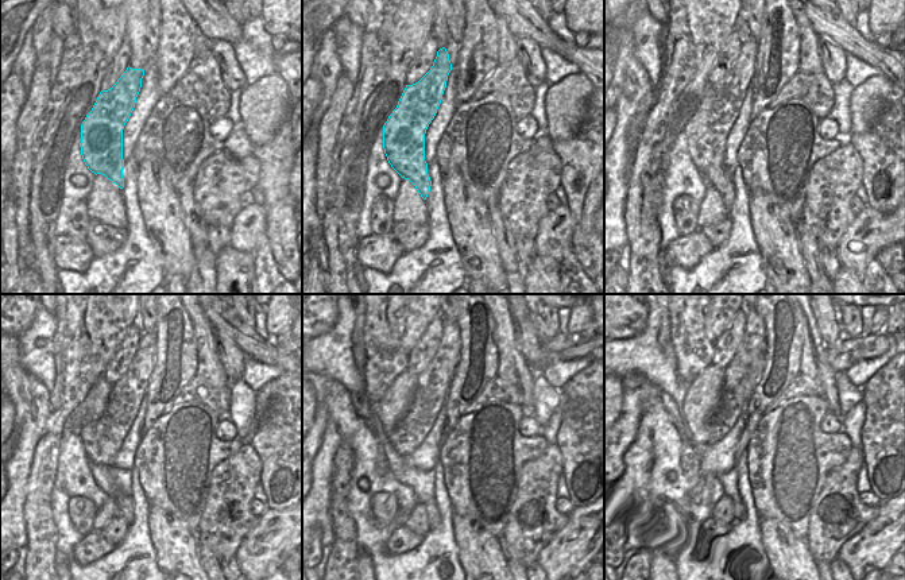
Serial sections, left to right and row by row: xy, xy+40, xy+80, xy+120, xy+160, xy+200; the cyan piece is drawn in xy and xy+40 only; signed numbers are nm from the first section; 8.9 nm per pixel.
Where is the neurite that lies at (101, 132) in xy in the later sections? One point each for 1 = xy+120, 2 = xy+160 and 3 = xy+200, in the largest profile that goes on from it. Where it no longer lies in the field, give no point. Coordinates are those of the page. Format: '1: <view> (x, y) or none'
1: xy+120 (103, 437)
2: xy+160 (432, 387)
3: xy+200 (733, 405)

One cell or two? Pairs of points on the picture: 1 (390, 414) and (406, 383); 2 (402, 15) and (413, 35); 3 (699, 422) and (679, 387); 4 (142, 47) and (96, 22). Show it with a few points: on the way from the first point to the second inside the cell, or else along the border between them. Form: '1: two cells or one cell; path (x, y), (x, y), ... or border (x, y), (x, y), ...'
1: one cell; path (393, 406), (401, 391)
2: one cell; path (406, 20), (407, 30)
3: two cells; border (689, 383), (681, 403), (683, 418)
4: two cells; border (124, 14), (126, 38)

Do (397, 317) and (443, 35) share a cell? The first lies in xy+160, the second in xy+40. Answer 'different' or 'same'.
different

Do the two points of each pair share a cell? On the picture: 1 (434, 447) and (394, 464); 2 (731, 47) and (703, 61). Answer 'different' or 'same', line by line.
1: different
2: different

